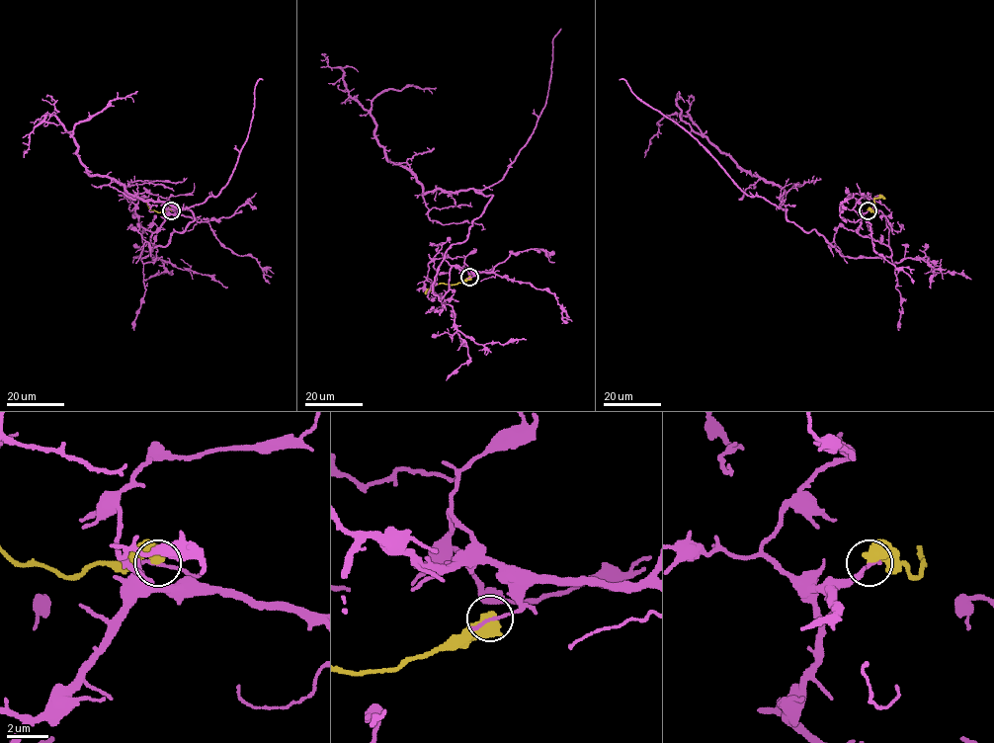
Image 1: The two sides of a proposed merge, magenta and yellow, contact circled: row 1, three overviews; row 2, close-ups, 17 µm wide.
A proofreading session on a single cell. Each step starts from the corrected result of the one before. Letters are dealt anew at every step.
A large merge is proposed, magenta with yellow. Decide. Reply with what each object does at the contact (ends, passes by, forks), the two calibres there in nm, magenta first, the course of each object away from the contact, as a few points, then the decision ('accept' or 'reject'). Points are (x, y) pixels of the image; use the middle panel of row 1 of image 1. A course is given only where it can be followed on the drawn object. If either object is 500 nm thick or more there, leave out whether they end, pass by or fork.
180 nm thick on the magenta side, 650 nm on the other; magenta runs (469, 277), (453, 266), (433, 291), (492, 196), (425, 193), (322, 53); yellow runs (469, 277), (458, 283), (437, 284), (425, 293); reject

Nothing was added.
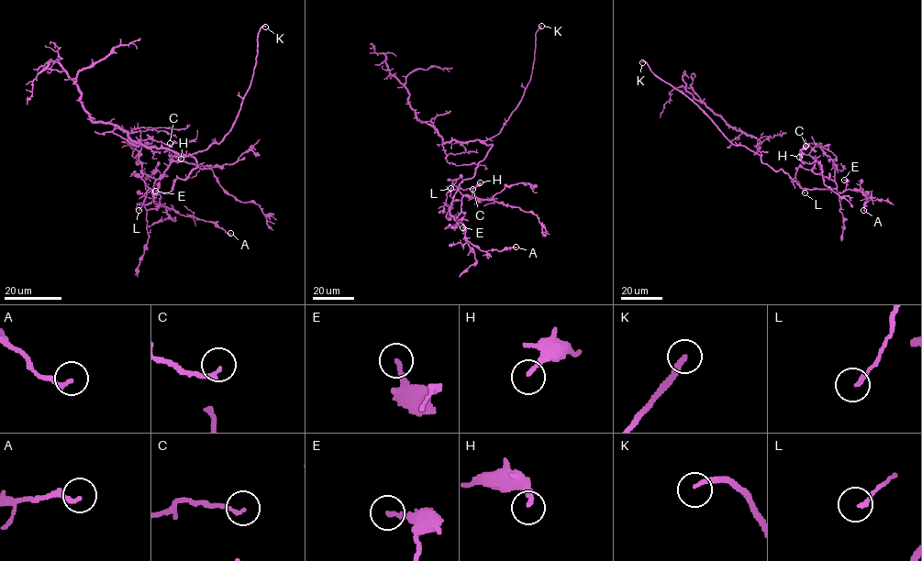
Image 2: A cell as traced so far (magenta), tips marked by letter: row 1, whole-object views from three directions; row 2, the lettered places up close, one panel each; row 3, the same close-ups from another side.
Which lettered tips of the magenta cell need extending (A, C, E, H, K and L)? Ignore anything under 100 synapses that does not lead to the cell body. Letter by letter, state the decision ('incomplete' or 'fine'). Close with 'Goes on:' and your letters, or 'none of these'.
A: fine
C: fine
E: fine
H: fine
K: fine
L: fine
Goes on: none of these

